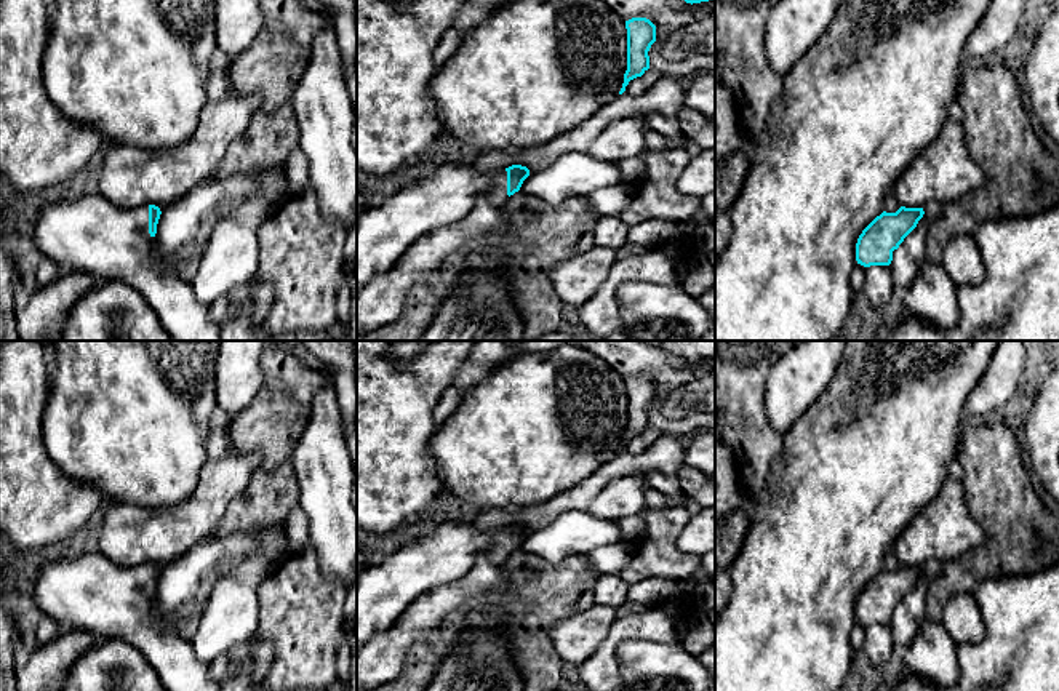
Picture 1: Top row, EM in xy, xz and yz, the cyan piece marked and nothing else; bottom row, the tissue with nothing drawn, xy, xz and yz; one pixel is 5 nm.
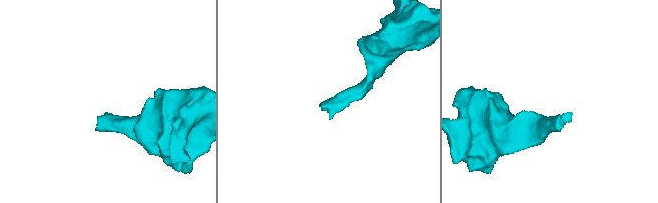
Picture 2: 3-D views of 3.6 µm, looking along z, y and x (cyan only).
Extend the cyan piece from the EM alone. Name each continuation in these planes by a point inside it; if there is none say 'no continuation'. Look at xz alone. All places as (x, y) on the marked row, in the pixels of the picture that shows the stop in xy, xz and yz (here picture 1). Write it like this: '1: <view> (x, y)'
1: xz (440, 195)

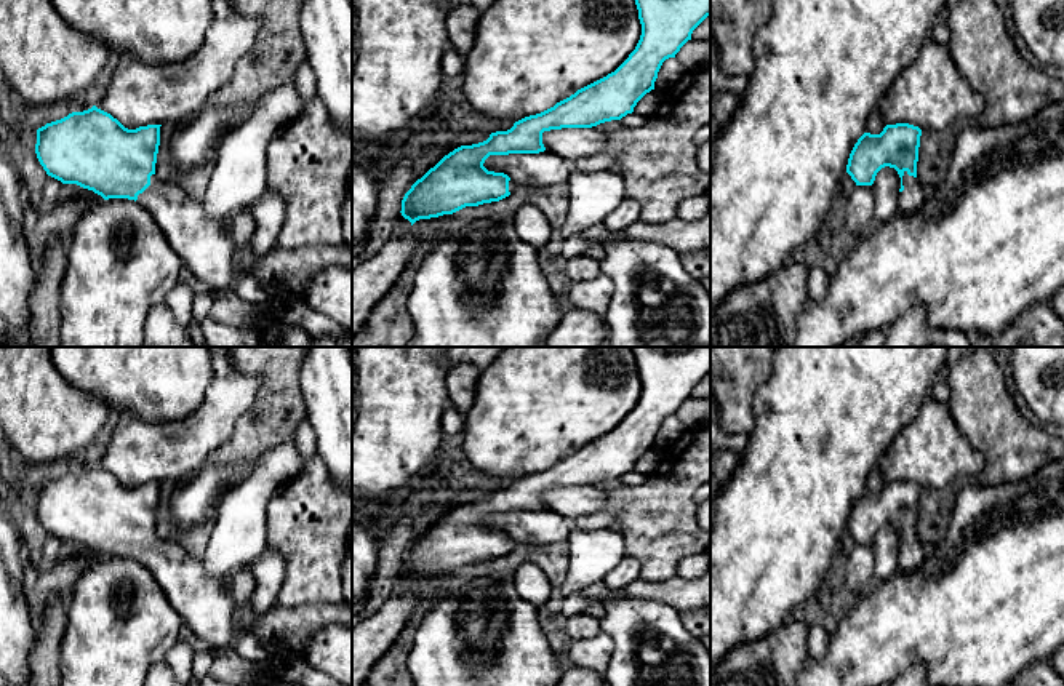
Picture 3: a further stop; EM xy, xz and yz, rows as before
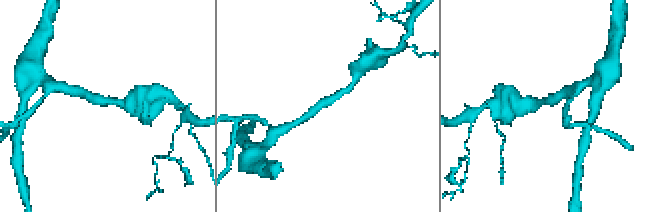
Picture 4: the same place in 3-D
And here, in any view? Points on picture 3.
1: yz (911, 199)

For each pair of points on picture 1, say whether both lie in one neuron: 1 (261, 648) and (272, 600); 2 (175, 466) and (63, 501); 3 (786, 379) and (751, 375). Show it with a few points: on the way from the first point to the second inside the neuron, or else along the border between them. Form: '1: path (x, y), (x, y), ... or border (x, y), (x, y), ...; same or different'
1: border (266, 639), (256, 639), (251, 645), (255, 674); different
2: border (61, 472), (90, 485), (103, 498); different
3: border (783, 357), (771, 368), (767, 379), (767, 415); different

